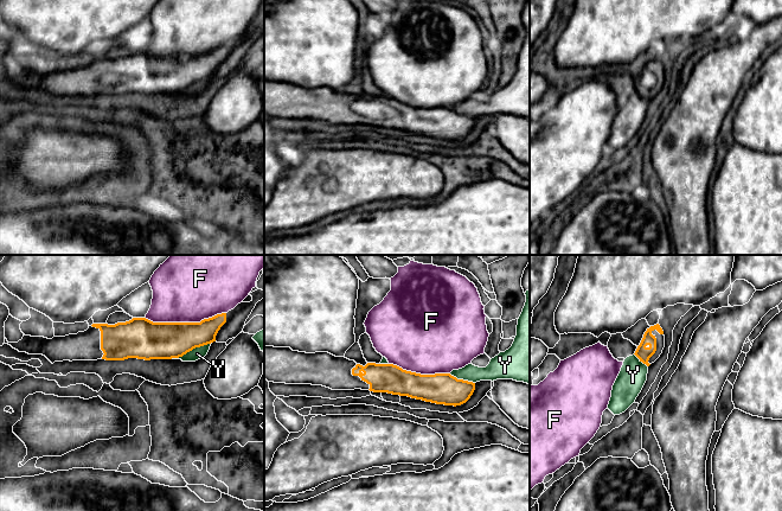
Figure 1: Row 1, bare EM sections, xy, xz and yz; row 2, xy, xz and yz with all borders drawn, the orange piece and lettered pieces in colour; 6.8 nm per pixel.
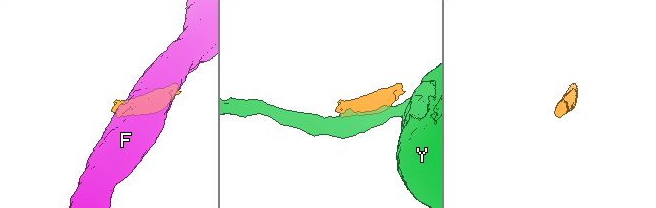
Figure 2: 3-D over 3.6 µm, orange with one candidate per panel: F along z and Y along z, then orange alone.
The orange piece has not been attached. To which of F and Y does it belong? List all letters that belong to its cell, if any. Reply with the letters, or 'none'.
none

